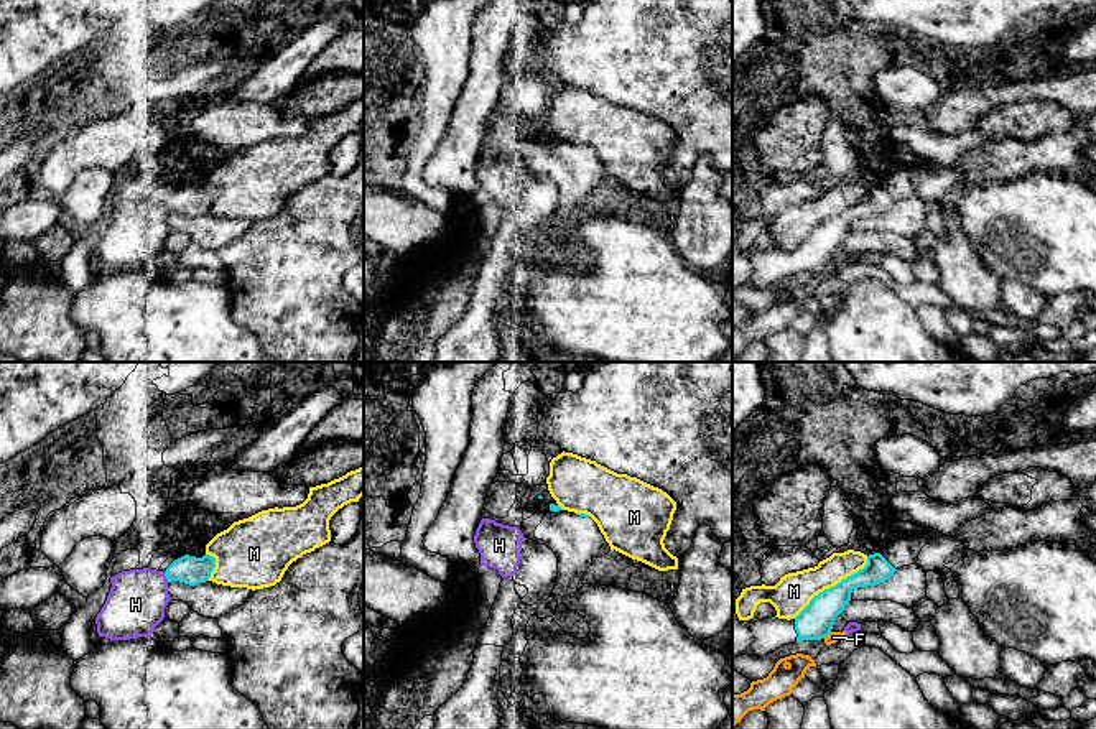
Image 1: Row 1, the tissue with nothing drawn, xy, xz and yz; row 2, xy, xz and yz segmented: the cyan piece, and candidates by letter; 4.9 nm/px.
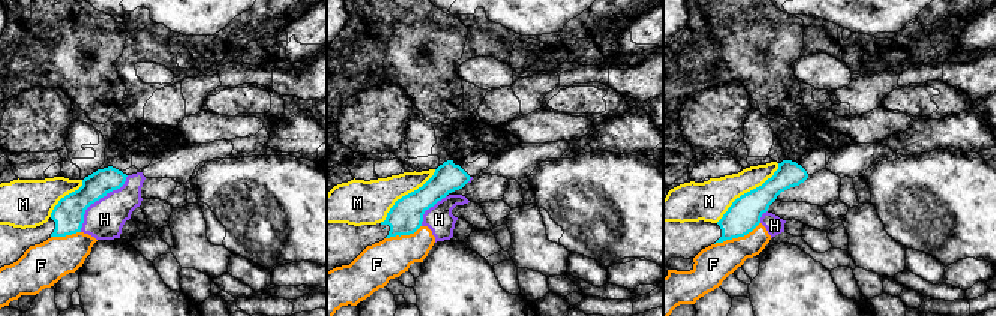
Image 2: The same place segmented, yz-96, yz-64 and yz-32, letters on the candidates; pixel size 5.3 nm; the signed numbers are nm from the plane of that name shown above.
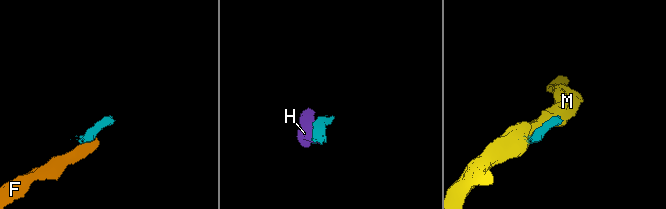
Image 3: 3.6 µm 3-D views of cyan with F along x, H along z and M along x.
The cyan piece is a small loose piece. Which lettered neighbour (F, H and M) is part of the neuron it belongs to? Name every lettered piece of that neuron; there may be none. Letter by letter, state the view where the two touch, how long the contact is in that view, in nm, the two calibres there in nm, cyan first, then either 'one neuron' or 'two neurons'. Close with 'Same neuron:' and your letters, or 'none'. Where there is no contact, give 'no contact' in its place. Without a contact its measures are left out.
F: contact in yz; length 50 nm; calibres 170 and 60 nm; two neurons
H: contact in xy; length 50 nm; calibres 140 and 280 nm; two neurons
M: contact in yz; length 480 nm; calibres 170 and 180 nm; two neurons
Same neuron: none

